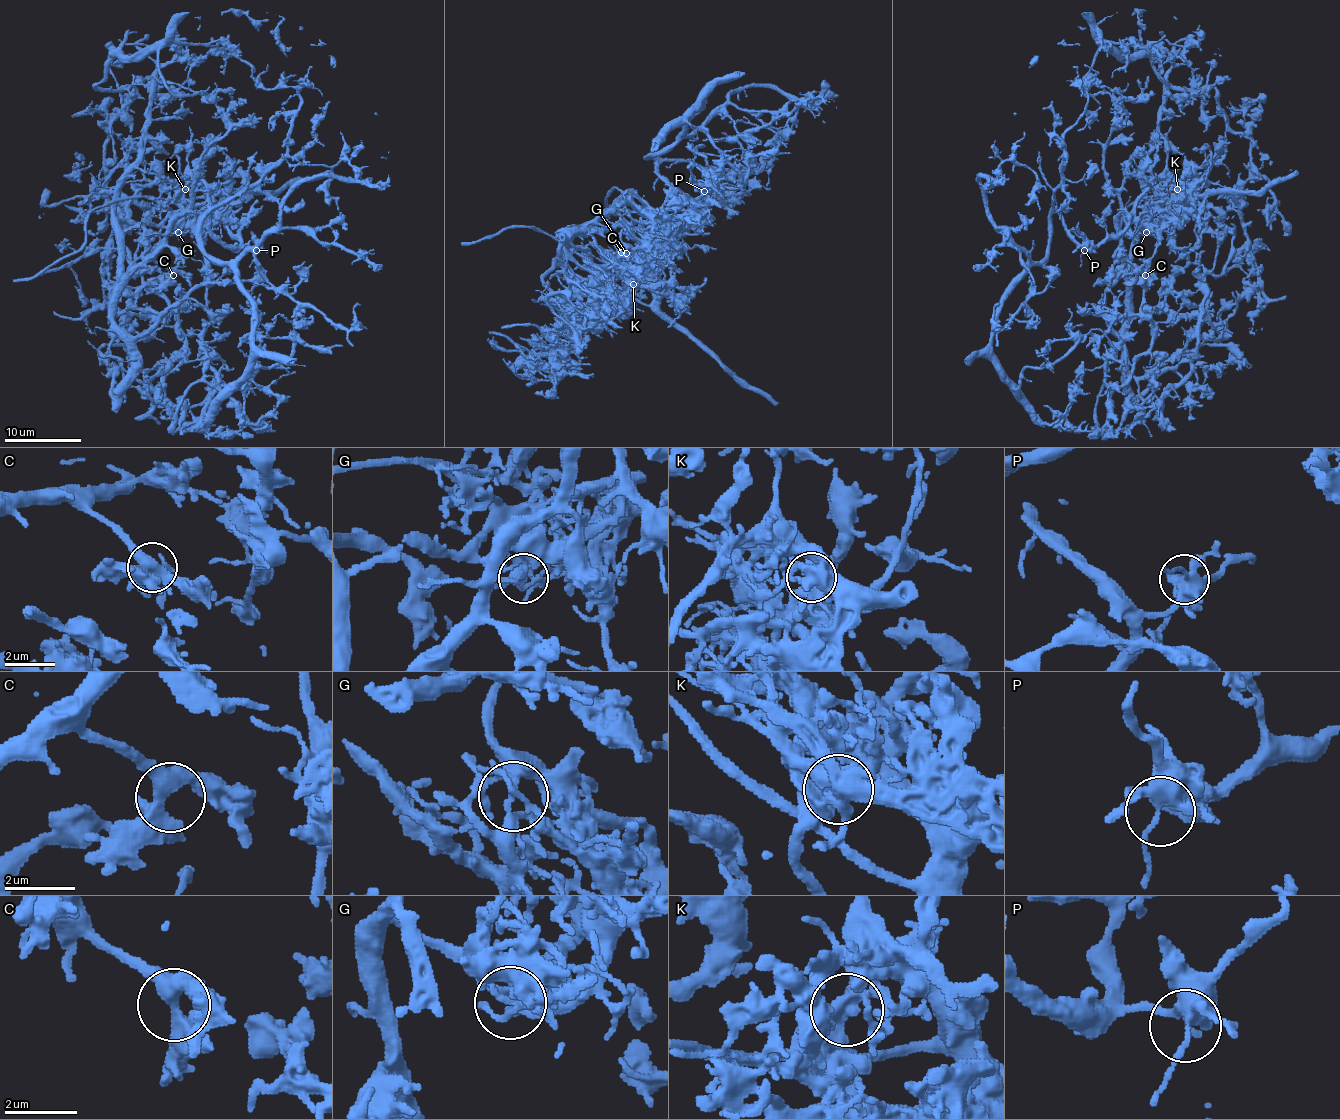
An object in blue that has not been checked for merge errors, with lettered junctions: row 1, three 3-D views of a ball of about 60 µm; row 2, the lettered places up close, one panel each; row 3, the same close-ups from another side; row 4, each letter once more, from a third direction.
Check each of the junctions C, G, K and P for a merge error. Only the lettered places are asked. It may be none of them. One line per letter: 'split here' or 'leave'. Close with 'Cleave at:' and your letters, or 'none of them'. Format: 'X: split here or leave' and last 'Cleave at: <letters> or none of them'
C: leave
G: split here
K: split here
P: leave
Cleave at: G, K

